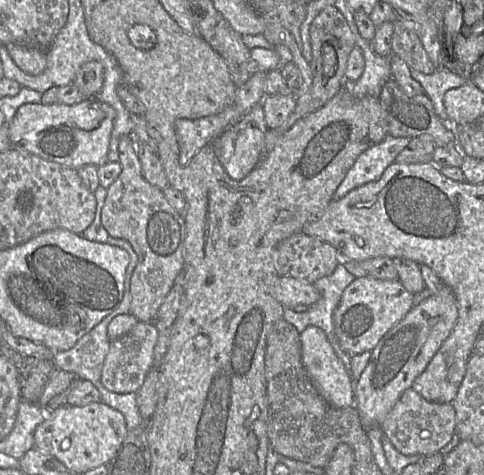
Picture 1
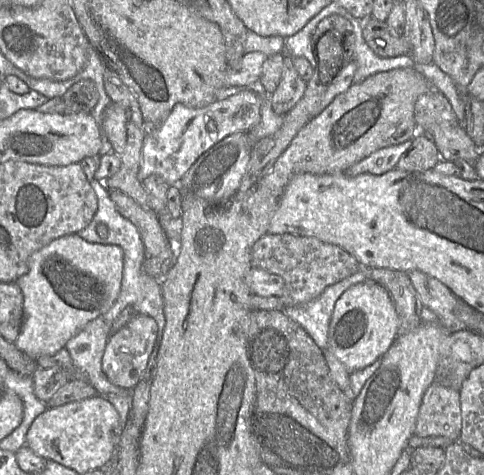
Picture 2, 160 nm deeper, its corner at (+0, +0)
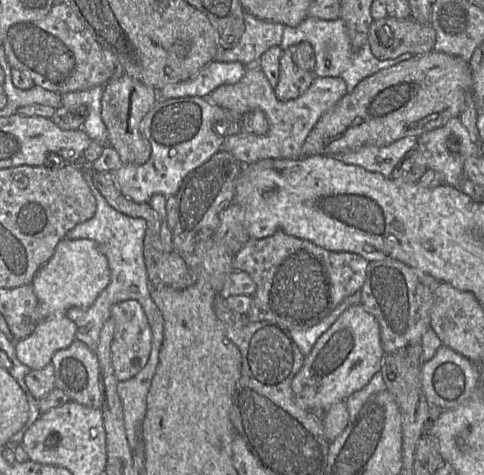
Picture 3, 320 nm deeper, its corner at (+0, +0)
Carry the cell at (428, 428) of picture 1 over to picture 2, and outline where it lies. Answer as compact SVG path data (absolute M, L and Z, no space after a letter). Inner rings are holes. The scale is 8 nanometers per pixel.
M432 383L423 395L414 435L421 438L442 436L458 441L461 421L459 392Z

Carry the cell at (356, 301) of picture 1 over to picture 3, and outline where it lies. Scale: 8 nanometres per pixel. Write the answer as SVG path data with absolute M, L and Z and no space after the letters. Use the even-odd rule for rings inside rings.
M362 304L346 309L316 341L291 387L298 404L307 410L327 412L335 403L362 389L380 371L384 358L380 326Z

